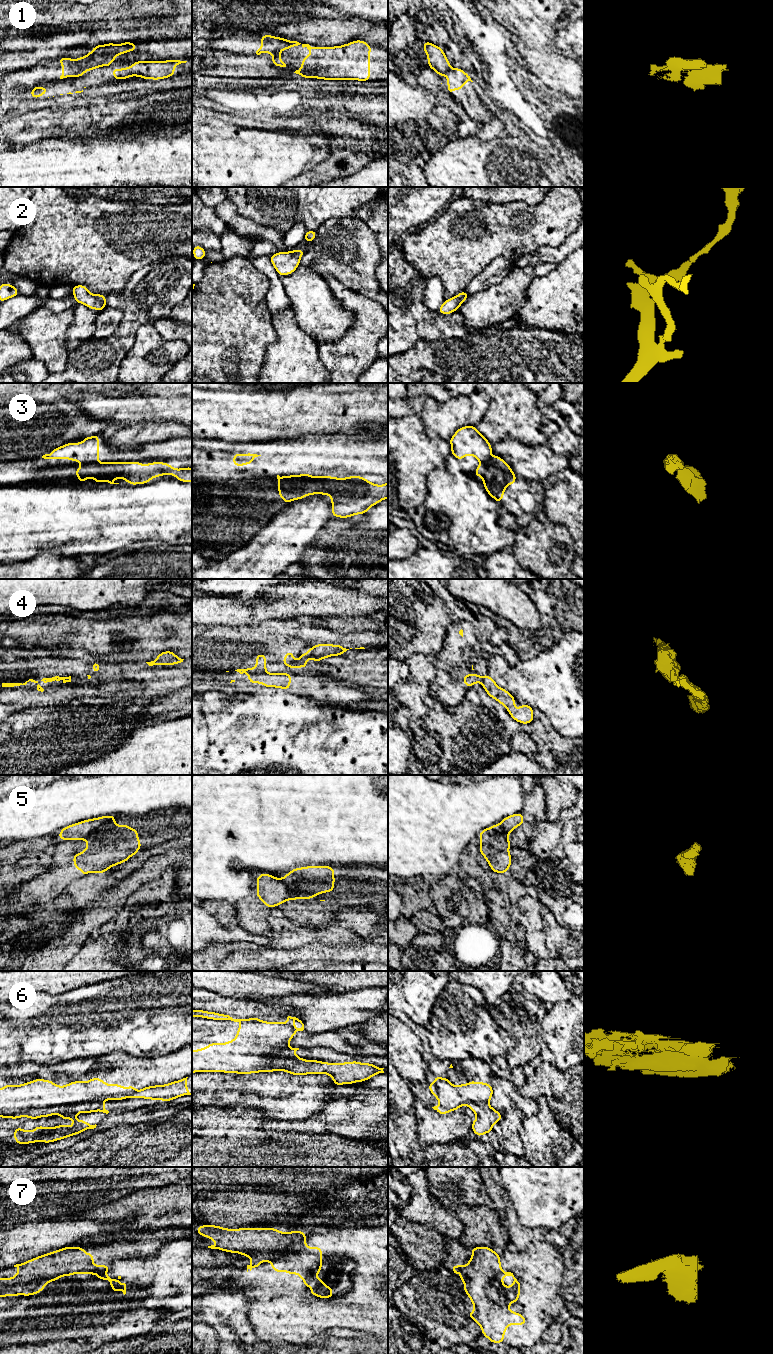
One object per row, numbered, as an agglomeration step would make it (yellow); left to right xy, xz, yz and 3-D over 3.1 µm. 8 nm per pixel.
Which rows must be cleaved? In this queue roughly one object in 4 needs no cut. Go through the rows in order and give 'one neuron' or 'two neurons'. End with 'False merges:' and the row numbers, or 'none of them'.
1: two neurons
2: one neuron
3: two neurons
4: two neurons
5: two neurons
6: two neurons
7: one neuron
False merges: 1, 3, 4, 5, 6

